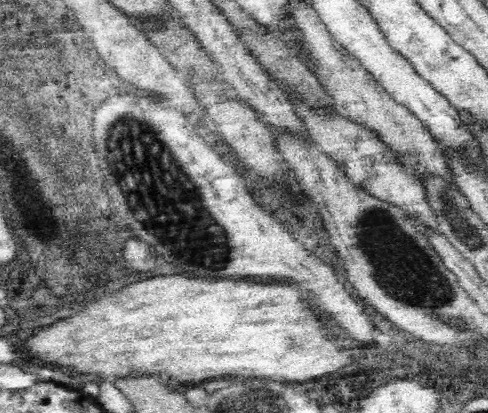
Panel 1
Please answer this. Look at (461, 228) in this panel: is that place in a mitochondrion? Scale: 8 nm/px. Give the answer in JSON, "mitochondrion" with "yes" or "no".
{"mitochondrion":"yes"}

